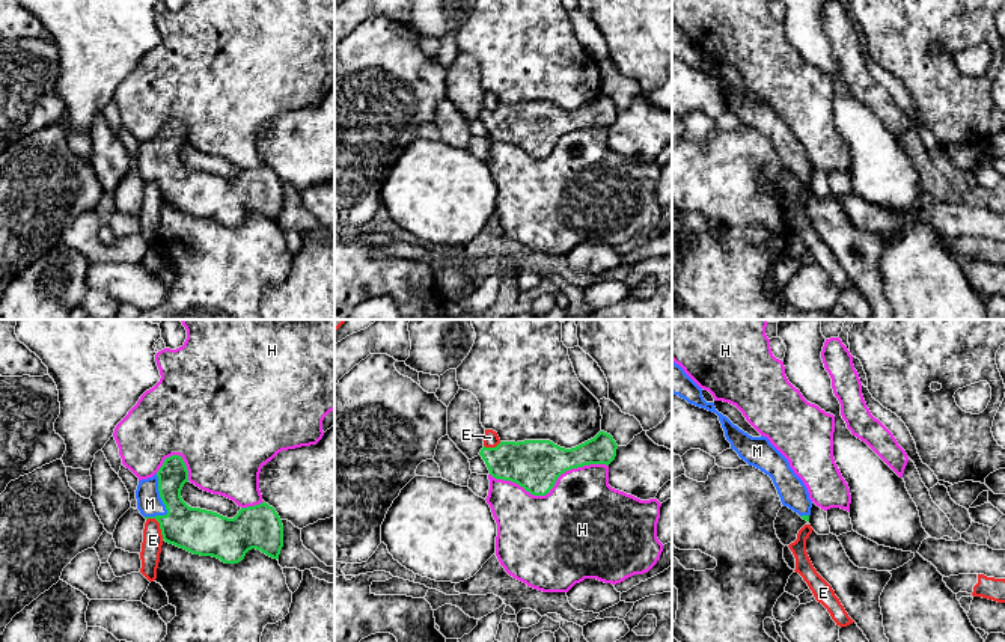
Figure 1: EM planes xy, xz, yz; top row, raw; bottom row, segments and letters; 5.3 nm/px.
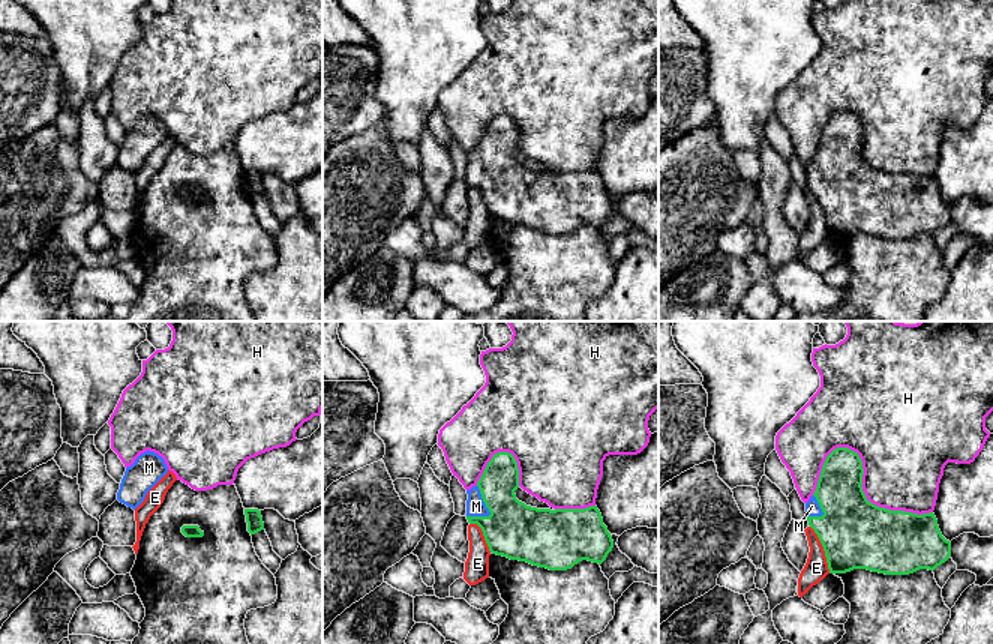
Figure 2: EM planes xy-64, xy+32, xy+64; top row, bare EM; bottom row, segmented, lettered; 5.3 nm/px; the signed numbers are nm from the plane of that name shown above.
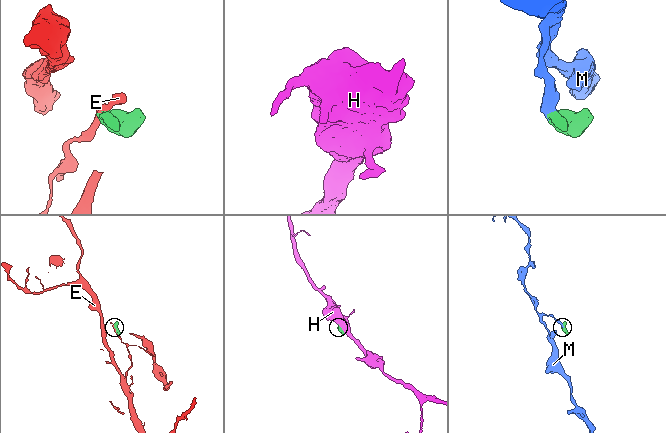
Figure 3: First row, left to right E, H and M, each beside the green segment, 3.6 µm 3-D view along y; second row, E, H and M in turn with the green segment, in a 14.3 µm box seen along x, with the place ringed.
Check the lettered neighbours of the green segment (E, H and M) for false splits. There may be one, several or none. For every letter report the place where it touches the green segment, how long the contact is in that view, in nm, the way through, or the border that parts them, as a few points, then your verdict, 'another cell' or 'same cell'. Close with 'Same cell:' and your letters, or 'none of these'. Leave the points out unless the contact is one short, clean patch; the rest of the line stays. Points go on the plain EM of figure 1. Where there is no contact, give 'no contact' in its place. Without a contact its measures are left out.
E: meets green in xy at (160, 189); contact 150 nm long; another cell
H: meets green in xz at (550, 151); contact 650 nm long; another cell
M: meets green in xy at (163, 165); contact 240 nm long; runs through xy (198, 193), (189, 190), (163, 165), (149, 166); same cell
Same cell: M

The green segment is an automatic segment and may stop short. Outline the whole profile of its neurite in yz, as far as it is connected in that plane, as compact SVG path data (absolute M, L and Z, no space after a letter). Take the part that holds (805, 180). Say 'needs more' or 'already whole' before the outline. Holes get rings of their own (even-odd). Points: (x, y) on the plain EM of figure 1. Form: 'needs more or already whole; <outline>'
needs more; M672 23L672 56L689 66L713 74L719 78L726 102L741 122L768 137L777 152L780 164L809 184L812 163L803 143L790 130L788 122L764 98L752 99L726 78L719 75L714 65L707 65L702 51Z

